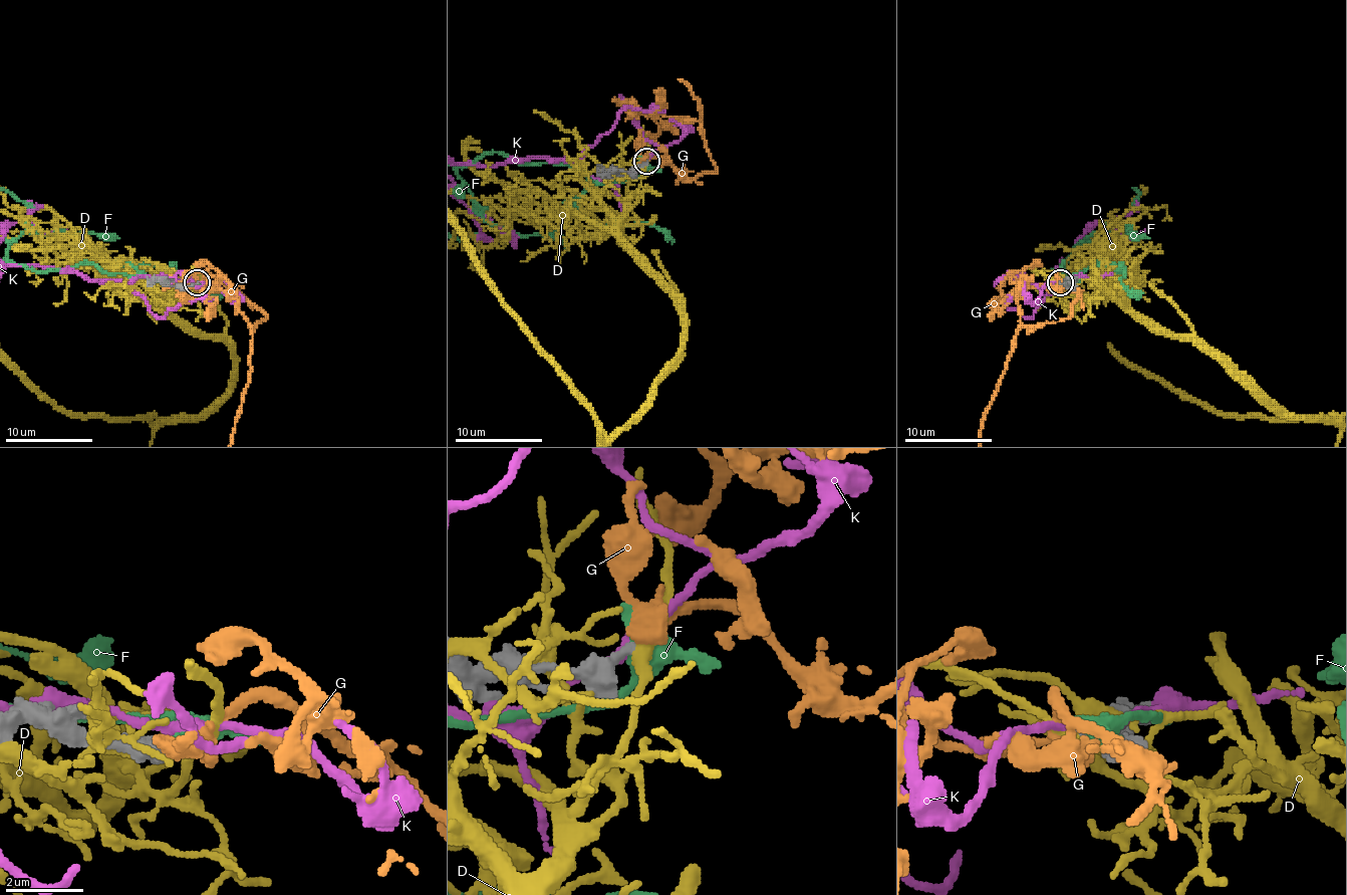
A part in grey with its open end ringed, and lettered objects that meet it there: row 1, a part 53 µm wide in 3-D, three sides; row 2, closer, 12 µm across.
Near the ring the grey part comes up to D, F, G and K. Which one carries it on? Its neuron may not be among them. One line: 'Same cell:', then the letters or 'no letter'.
Same cell: G

